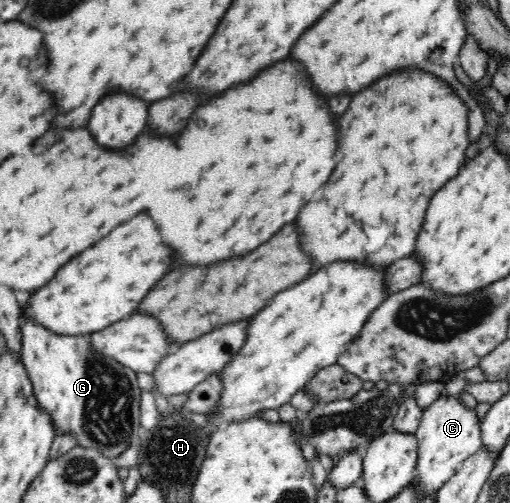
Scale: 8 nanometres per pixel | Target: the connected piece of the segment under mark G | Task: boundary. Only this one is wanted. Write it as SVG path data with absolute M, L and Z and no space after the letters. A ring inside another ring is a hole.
M24 312L21 314L22 354L21 360L33 385L33 395L37 403L49 413L56 432L72 434L76 446L96 448L106 458L116 459L129 446L139 441L141 392L136 373L119 365L117 361L91 346L91 335L79 337L59 336L37 325Z

